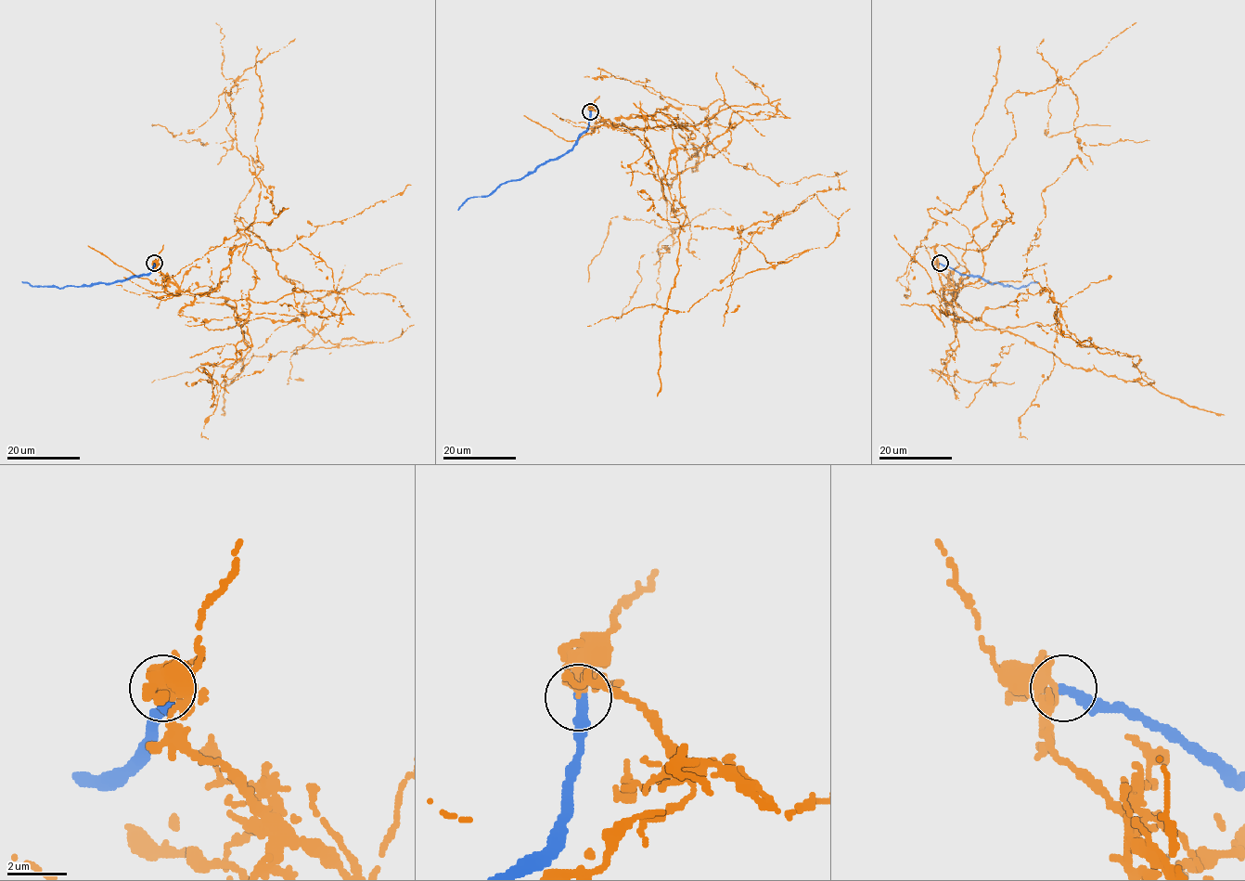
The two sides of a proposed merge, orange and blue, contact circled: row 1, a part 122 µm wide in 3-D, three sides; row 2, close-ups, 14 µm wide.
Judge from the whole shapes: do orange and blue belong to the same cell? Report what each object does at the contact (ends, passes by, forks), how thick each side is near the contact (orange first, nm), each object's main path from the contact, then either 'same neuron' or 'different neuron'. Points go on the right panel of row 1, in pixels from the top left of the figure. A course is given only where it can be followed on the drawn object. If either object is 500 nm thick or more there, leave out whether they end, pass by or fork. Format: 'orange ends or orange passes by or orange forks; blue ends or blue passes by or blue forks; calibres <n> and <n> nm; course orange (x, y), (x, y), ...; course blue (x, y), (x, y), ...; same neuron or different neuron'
orange passes by; blue ends; calibres 260 and 360 nm; course orange (939, 264), (954, 300), (983, 178), (928, 212), (945, 307), (980, 330), (1059, 320); course blue (939, 264), (961, 274), (977, 275), (991, 283), (1016, 288), (1038, 281); different neuron

